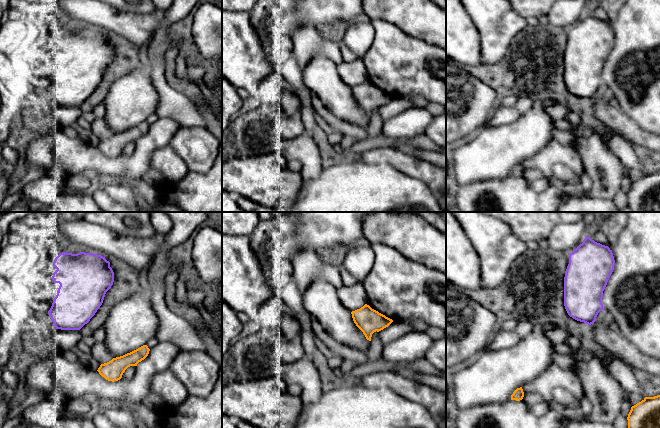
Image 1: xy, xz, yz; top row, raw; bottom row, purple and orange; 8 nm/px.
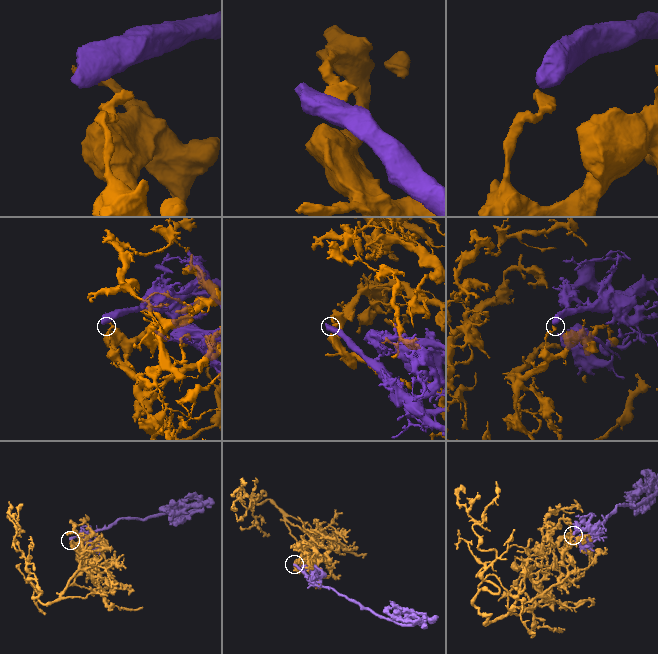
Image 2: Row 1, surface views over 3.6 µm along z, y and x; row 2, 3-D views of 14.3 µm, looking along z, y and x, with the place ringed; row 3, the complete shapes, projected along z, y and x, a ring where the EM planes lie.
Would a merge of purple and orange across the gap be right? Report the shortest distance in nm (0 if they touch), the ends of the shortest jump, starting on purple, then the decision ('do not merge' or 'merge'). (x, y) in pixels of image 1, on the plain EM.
340 nm | xy (79, 105), (101, 140) | do not merge

